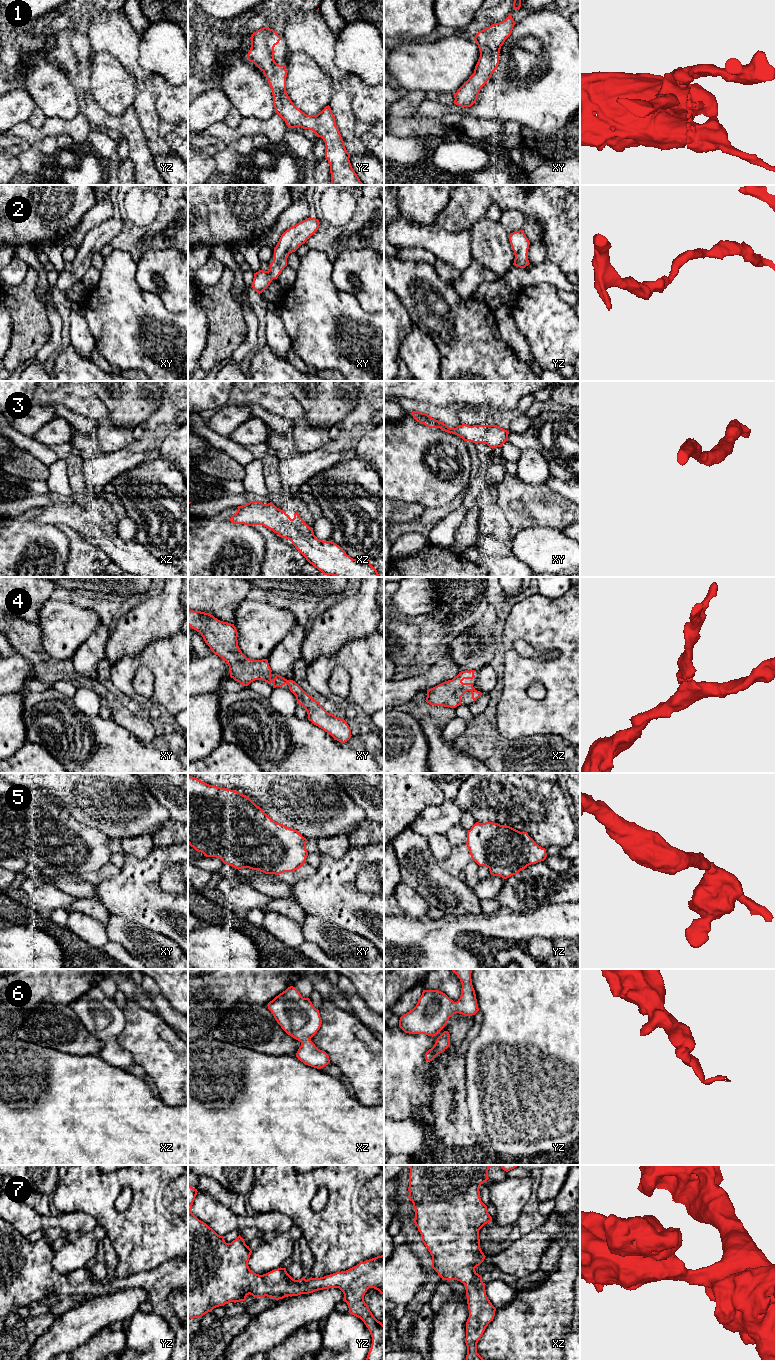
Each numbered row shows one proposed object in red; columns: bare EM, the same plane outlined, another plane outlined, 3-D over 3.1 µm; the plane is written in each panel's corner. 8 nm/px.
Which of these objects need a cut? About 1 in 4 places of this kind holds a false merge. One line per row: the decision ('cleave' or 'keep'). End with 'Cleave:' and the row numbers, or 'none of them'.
1: keep
2: keep
3: keep
4: keep
5: keep
6: keep
7: keep
Cleave: none of them

